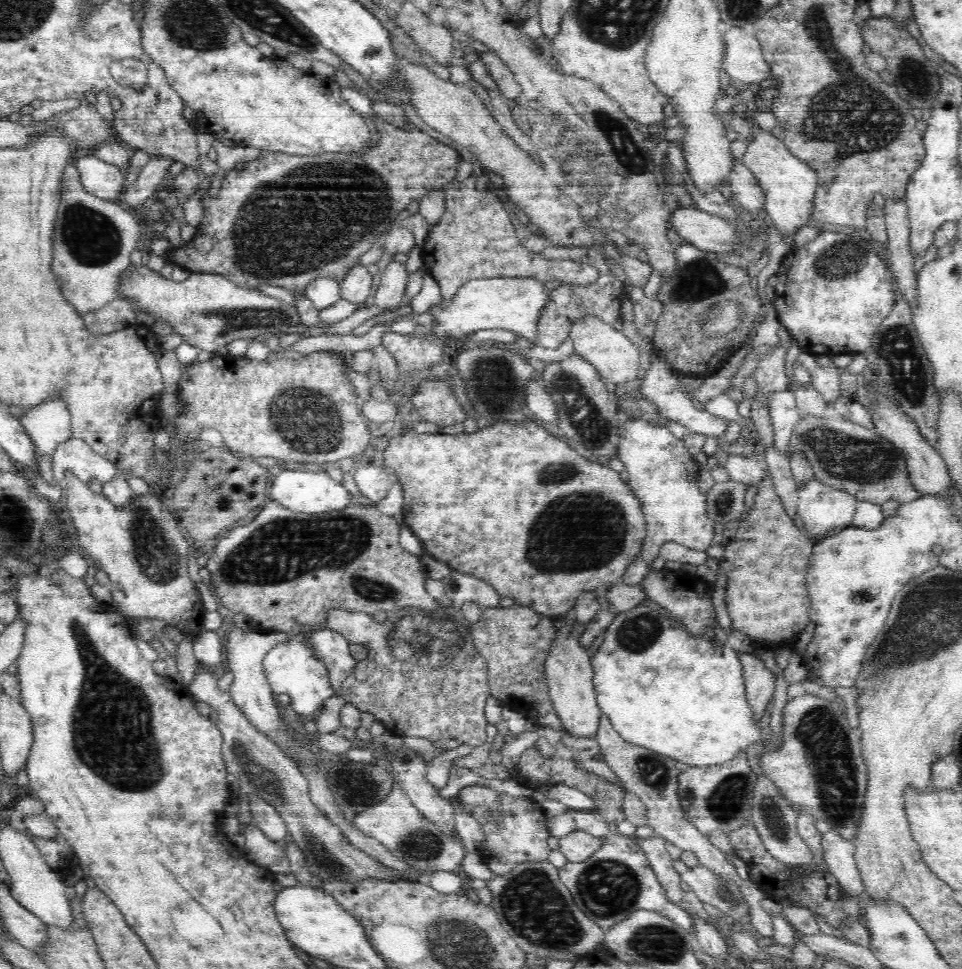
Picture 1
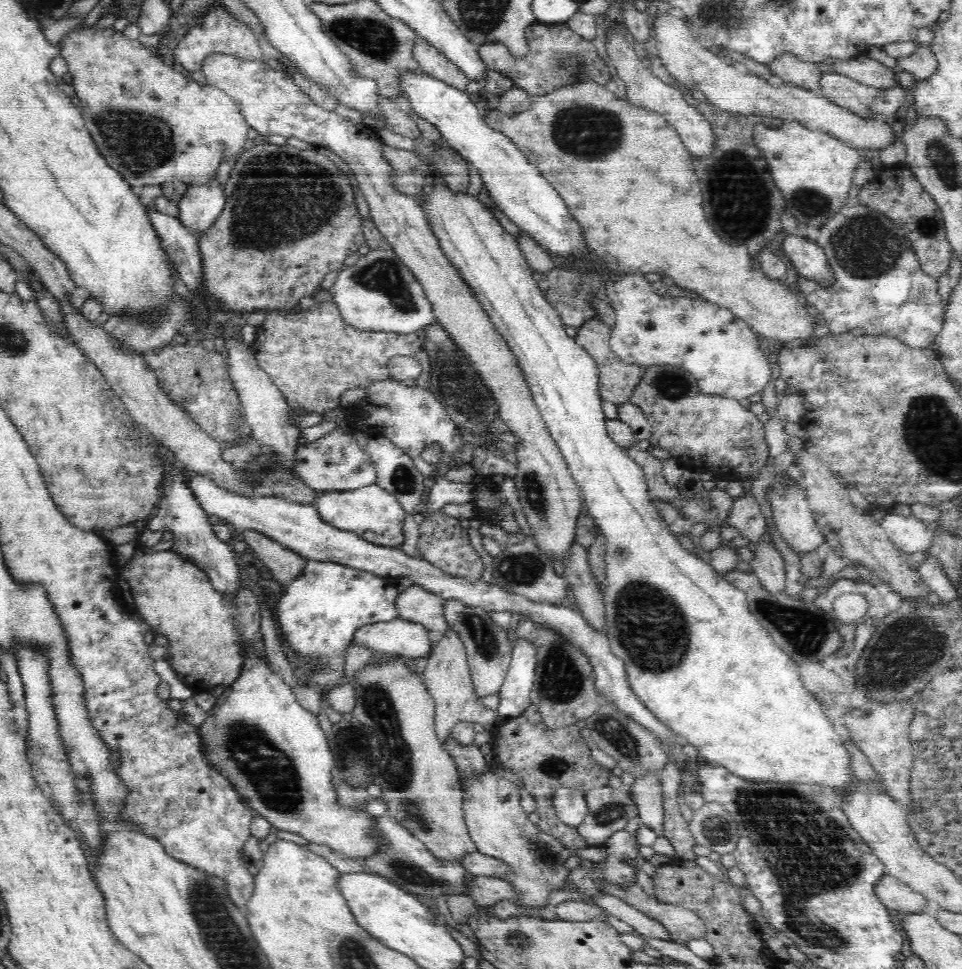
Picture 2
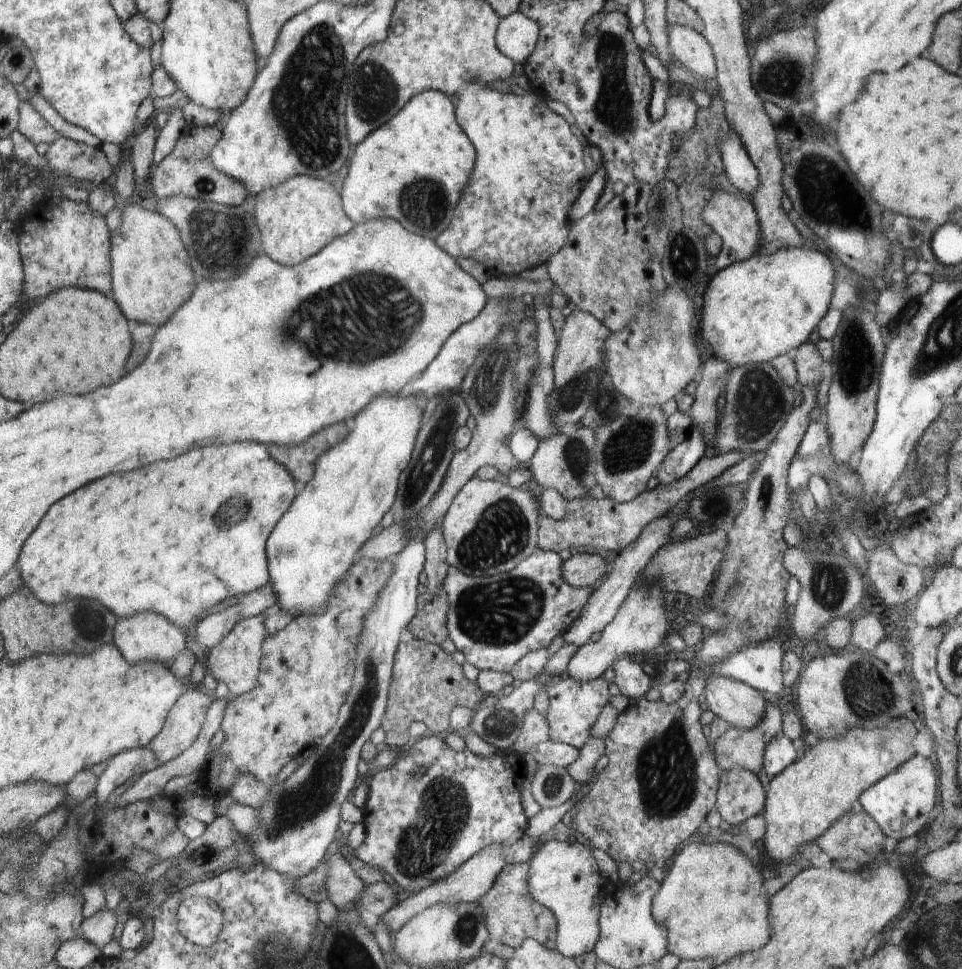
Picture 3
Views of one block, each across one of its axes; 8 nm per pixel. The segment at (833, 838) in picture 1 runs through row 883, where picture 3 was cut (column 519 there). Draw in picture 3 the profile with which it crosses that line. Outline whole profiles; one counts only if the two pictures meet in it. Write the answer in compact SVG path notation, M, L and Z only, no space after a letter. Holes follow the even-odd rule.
M520 838L517 842L500 845L494 843L486 849L471 857L461 869L455 871L450 877L444 881L439 881L435 885L431 885L427 889L423 889L414 896L406 898L403 902L398 902L381 919L384 919L387 927L392 930L399 931L403 925L410 921L417 913L423 912L426 908L437 903L458 903L461 901L480 901L493 887L499 873L507 866L519 863L530 863L534 852L536 852L539 842L532 838Z

